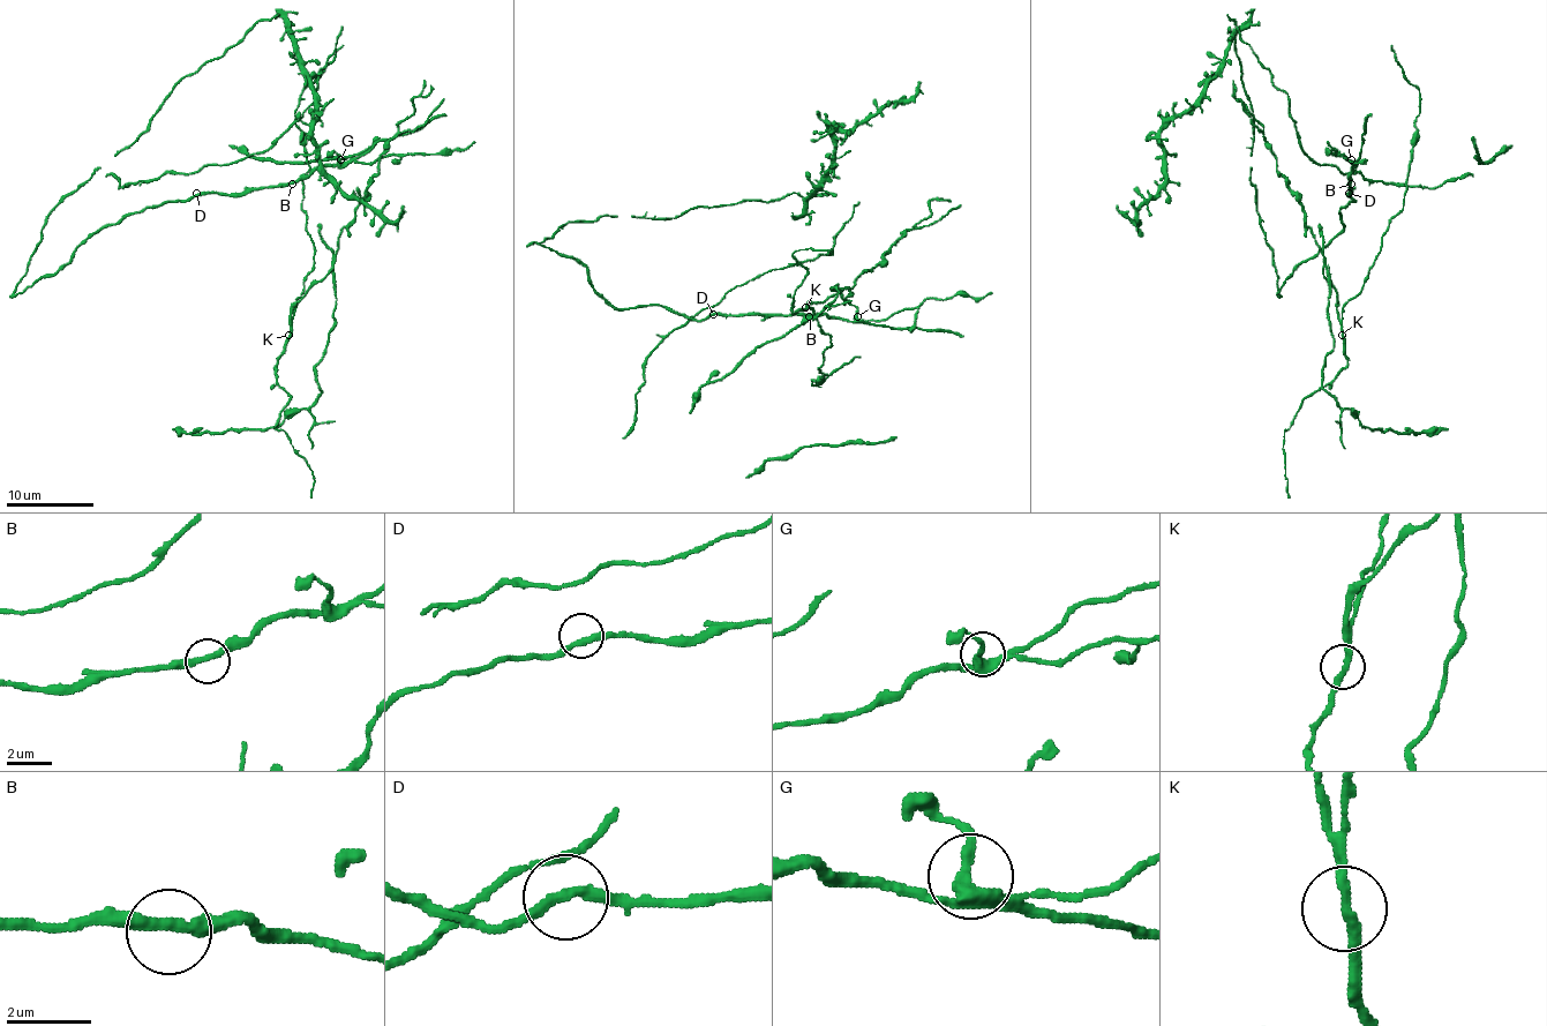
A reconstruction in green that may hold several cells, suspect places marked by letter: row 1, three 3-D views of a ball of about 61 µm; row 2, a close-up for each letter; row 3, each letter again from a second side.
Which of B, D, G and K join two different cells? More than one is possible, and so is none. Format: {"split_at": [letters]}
{"split_at": ["K"]}

